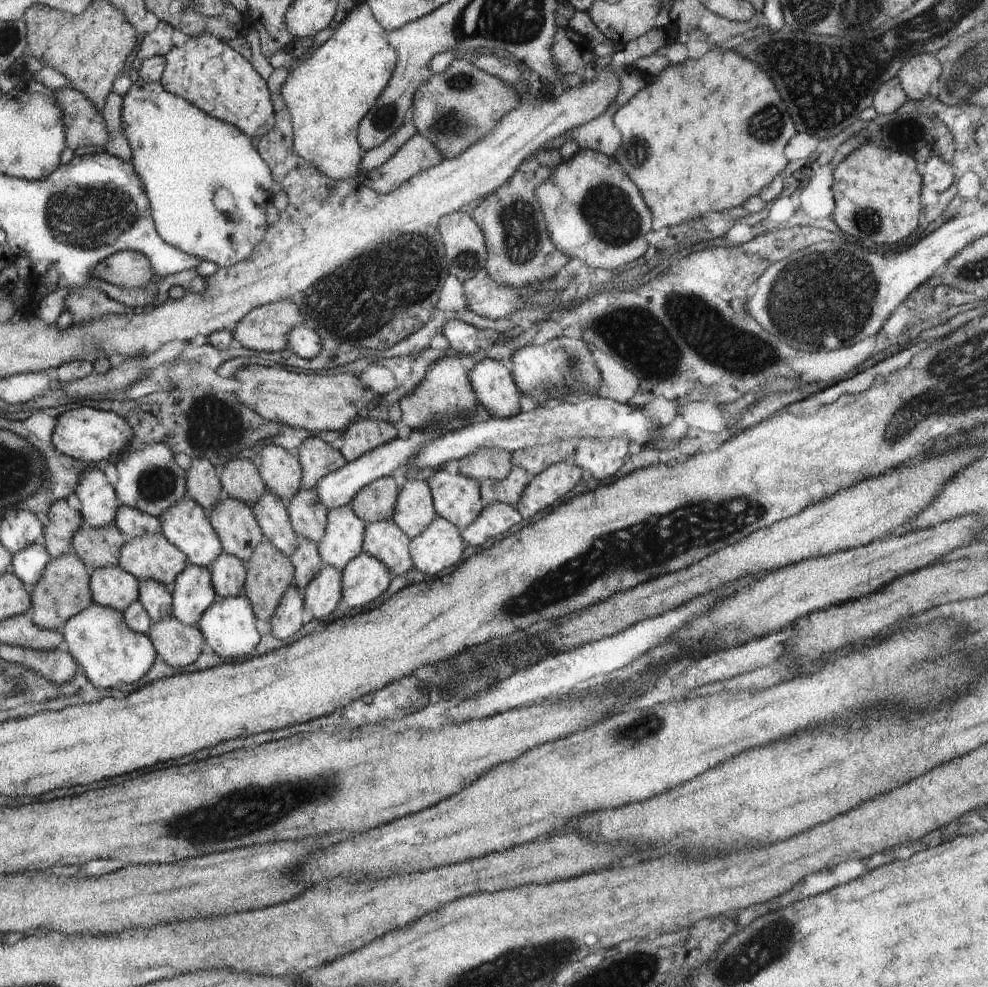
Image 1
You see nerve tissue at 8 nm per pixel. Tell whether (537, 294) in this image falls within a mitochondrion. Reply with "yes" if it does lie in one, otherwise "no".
yes

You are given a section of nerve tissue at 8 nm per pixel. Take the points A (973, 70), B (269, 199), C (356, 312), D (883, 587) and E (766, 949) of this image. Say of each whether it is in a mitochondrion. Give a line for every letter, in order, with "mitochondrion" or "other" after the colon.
A: mitochondrion
B: other
C: mitochondrion
D: other
E: mitochondrion

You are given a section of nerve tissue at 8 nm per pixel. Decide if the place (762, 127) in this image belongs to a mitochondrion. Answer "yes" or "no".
yes

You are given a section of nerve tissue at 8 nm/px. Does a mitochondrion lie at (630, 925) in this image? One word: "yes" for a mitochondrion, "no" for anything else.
no

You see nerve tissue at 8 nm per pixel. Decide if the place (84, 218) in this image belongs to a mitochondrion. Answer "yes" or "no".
yes

